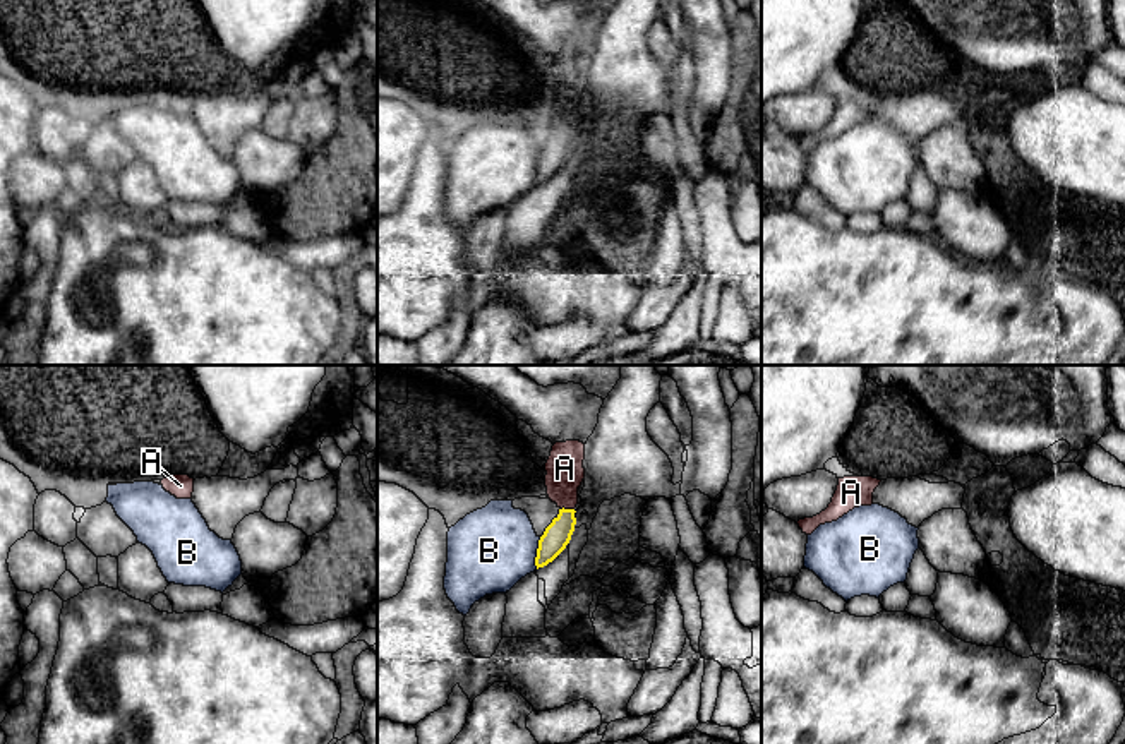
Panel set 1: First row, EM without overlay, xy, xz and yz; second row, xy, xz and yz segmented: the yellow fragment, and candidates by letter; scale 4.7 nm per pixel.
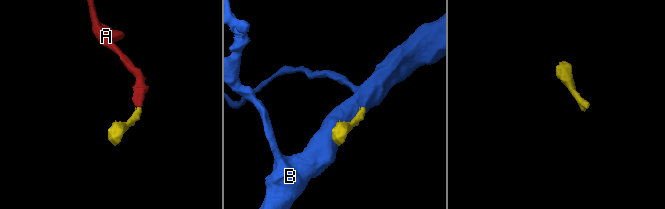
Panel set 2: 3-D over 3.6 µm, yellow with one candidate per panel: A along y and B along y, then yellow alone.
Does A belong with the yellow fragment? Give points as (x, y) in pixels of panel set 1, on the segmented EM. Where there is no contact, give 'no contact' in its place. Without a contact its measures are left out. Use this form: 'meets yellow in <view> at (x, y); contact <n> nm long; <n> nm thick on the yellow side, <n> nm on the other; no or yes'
meets yellow in xz at (566, 510); contact 60 nm long; 120 nm thick on the yellow side, 180 nm on the other; yes

